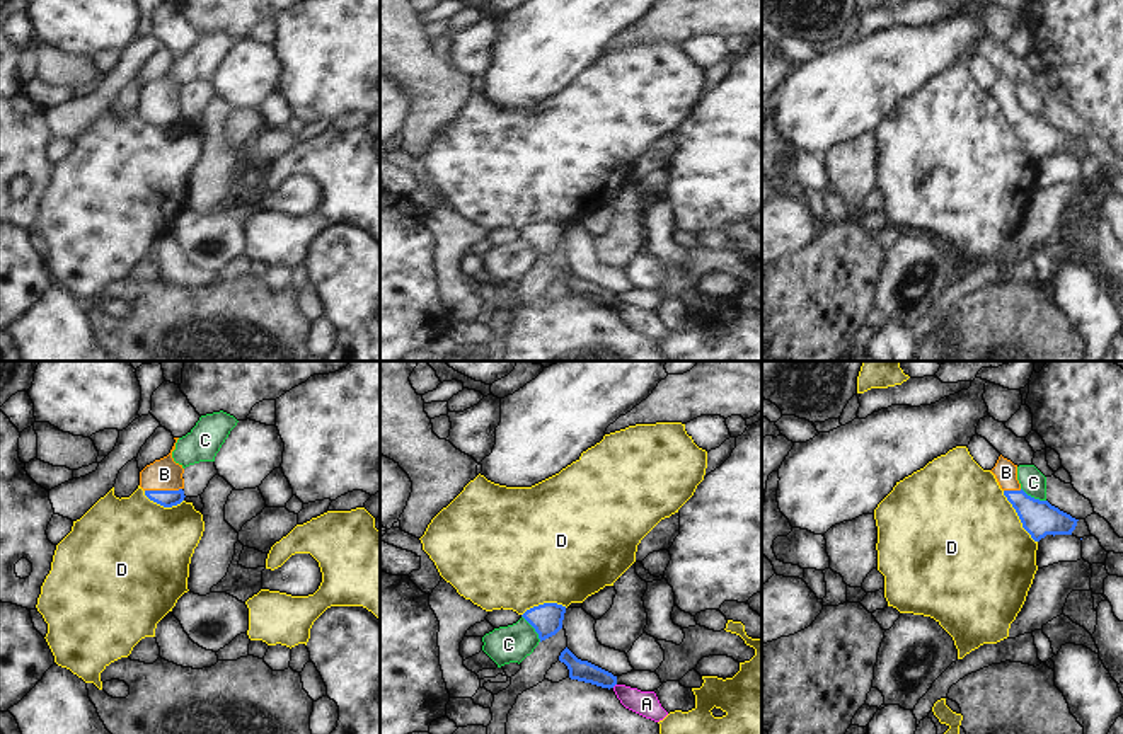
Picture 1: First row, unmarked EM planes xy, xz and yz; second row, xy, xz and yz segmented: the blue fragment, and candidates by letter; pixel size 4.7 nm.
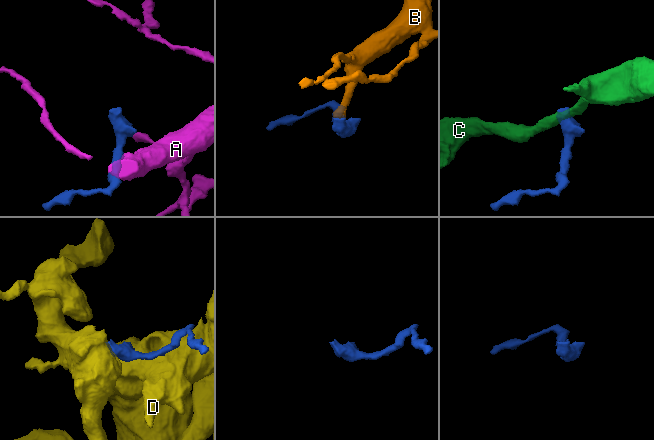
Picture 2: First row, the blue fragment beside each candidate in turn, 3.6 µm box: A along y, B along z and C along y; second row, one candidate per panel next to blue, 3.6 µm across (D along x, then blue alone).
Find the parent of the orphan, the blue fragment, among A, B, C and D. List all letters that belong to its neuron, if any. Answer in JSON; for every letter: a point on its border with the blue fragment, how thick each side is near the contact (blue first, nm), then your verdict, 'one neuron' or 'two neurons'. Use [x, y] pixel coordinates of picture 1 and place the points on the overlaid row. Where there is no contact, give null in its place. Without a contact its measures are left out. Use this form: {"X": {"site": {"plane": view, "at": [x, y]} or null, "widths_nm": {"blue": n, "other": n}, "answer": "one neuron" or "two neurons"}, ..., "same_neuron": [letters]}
{"A": {"site": {"plane": "xz", "at": [614, 685]}, "widths_nm": {"blue": 100, "other": 120}, "answer": "two neurons"}, "B": {"site": {"plane": "xy", "at": [162, 491]}, "widths_nm": {"blue": 80, "other": 150}, "answer": "one neuron"}, "C": {"site": {"plane": "xz", "at": [534, 627]}, "widths_nm": {"blue": 150, "other": 180}, "answer": "two neurons"}, "D": {"site": {"plane": "yz", "at": [1018, 515]}, "widths_nm": {"blue": 170, "other": 500}, "answer": "two neurons"}, "same_neuron": ["B"]}

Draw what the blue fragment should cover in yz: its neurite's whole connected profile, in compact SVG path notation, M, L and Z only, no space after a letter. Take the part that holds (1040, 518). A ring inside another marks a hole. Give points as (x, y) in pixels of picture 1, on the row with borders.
M1000 455L990 472L1016 509L1022 528L1034 542L1039 542L1046 535L1072 535L1079 519L1051 506L1048 501L1028 496L1017 480L1017 465Z

